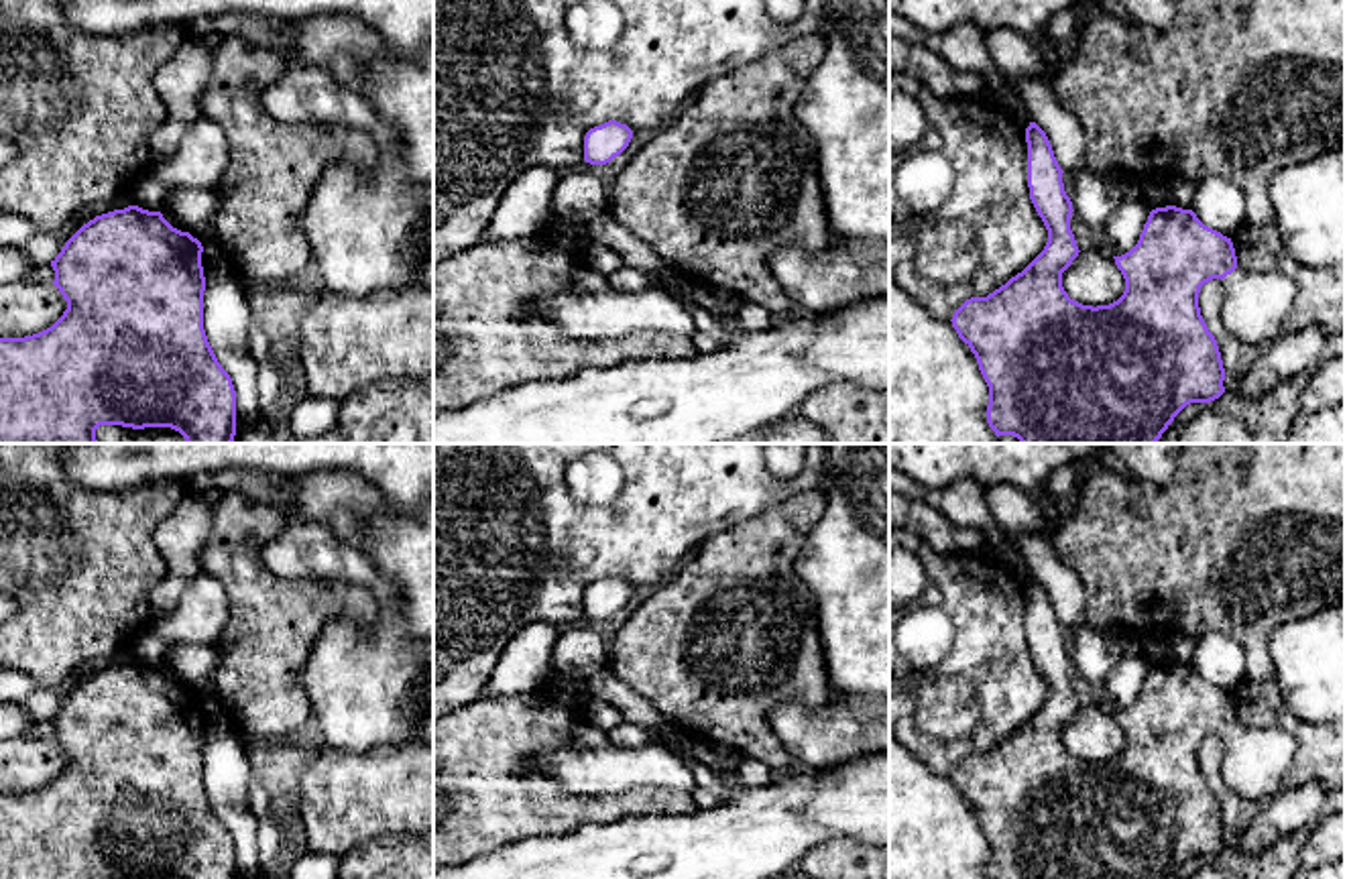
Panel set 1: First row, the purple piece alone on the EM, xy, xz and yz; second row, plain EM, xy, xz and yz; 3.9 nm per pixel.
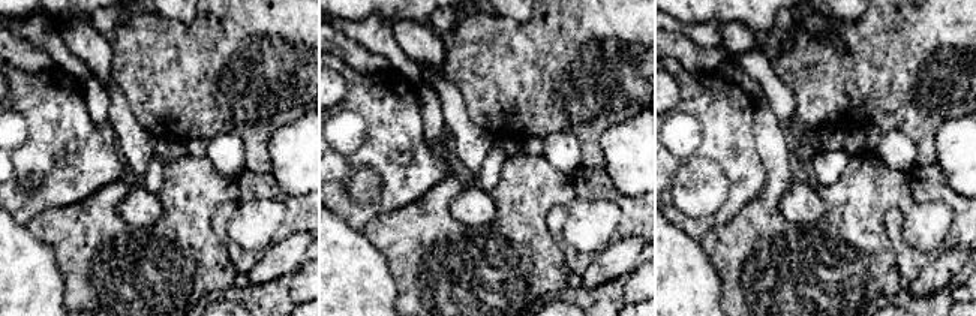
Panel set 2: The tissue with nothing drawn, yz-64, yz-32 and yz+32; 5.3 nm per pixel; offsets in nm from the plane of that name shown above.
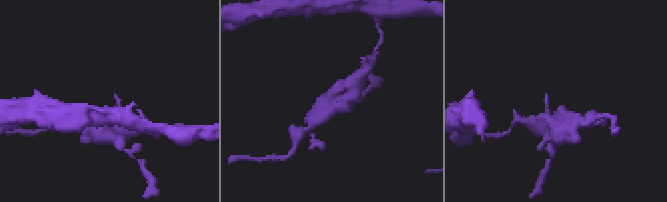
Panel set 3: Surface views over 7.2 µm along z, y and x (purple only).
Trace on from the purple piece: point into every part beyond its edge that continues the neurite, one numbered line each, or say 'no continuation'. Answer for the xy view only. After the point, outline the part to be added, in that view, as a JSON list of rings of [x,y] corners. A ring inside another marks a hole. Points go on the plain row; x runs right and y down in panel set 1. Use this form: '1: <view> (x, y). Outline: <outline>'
no continuation

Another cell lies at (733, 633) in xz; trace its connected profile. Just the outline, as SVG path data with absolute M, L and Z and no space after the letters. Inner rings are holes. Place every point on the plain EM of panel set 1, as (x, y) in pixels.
M820 486L794 494L761 515L712 535L690 560L627 619L608 639L608 667L663 718L698 739L733 747L739 755L763 761L777 777L794 757L775 737L769 716L783 702L820 708L832 694L816 623L816 604L798 578L802 545L826 509Z

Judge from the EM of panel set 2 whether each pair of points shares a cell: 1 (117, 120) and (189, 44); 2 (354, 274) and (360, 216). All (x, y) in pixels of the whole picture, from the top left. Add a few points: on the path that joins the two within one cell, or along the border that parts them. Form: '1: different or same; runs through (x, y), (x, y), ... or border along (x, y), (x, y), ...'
1: different; border along (116, 83), (126, 99), (131, 114), (152, 134)
2: different; border along (335, 211), (353, 228), (363, 231)

